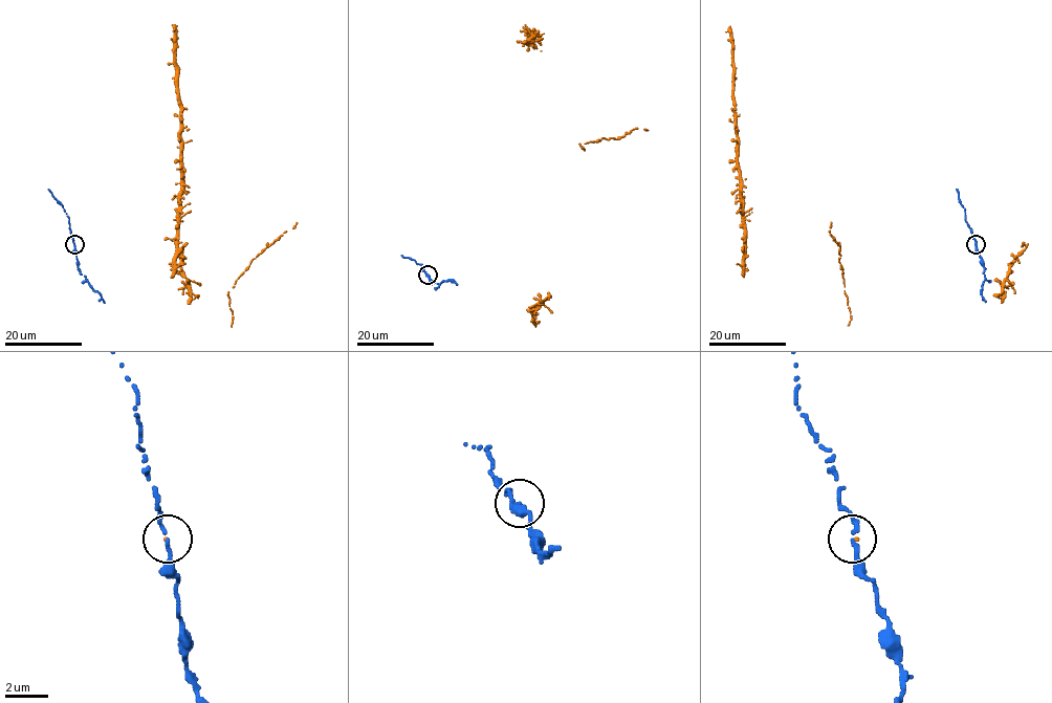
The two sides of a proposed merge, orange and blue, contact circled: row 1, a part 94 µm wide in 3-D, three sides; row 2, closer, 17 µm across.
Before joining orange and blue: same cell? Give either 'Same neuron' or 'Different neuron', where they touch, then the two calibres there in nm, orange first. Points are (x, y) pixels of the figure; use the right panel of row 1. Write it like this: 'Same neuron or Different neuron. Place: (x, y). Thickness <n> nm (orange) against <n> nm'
Same neuron. Place: (976, 244). Thickness 100 nm (orange) against 190 nm

